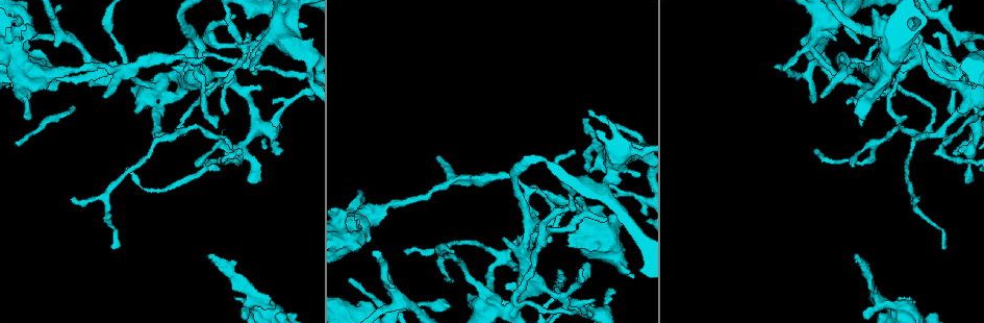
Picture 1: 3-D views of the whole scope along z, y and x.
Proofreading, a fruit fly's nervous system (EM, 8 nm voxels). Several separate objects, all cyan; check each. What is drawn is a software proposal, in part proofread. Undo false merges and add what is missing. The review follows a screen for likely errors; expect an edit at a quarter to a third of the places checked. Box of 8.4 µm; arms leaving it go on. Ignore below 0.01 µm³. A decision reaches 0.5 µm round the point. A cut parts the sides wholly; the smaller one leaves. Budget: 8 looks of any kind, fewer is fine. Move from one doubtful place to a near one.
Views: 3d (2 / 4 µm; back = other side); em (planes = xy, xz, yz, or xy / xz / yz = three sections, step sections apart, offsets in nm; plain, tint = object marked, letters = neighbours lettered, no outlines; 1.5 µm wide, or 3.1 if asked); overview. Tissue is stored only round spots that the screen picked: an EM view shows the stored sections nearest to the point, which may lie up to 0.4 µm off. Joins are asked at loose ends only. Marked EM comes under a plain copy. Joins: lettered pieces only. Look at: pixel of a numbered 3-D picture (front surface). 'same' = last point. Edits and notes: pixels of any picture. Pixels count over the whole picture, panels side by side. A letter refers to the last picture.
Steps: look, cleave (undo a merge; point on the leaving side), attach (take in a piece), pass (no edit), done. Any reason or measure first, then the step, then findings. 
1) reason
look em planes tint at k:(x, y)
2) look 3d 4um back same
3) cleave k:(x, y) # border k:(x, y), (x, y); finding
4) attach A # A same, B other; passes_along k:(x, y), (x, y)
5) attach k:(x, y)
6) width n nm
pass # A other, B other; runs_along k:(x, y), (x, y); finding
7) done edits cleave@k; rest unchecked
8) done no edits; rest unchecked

thin end
look em planes letters at 1:(437, 156)

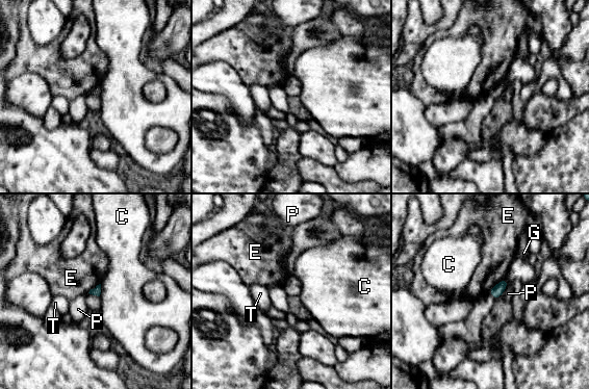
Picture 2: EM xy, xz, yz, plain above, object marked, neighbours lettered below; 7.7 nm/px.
pass # C other, E other, G other, P other, T other; none of them fits

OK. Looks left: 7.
an open end
look em yz step 8 letters at 1:(544, 190)

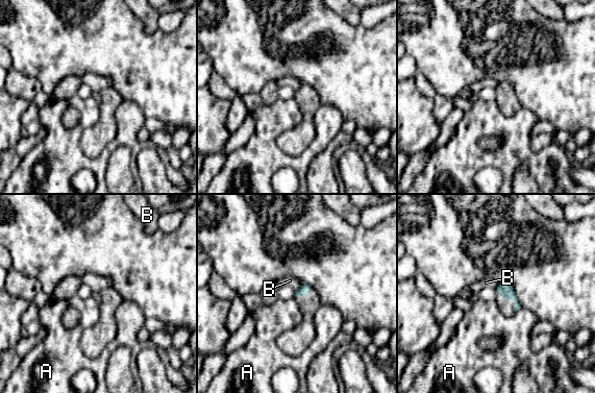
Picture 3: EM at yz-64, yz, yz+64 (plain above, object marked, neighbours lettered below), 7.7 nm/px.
look em planes letters same

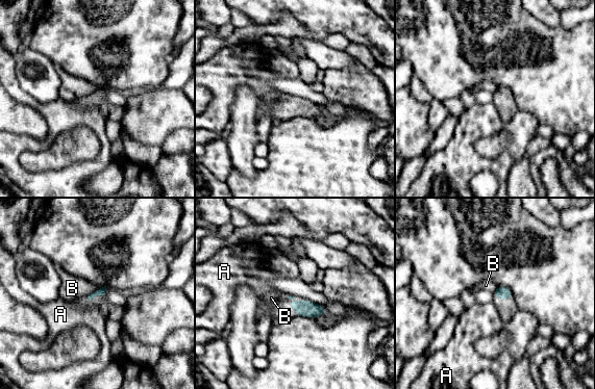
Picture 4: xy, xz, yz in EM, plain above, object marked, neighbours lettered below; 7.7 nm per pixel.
pass # A other, B other; no lettered piece goes on from it

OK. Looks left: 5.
sharp bend
look em xy step 8 letters at 1:(568, 204)

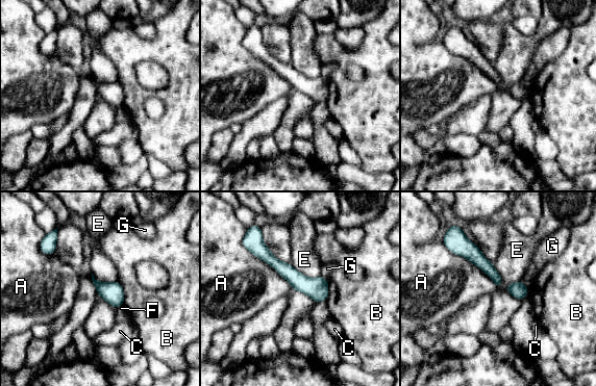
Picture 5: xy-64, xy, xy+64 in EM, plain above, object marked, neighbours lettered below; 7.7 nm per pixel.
longest_contact A 500 nm
pass # A other, B other, C other, E other, F other, G other; runs_along 5:(259, 246), (276, 264), (324, 297); all the same neuron

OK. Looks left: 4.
done no edits; rest unchecked

